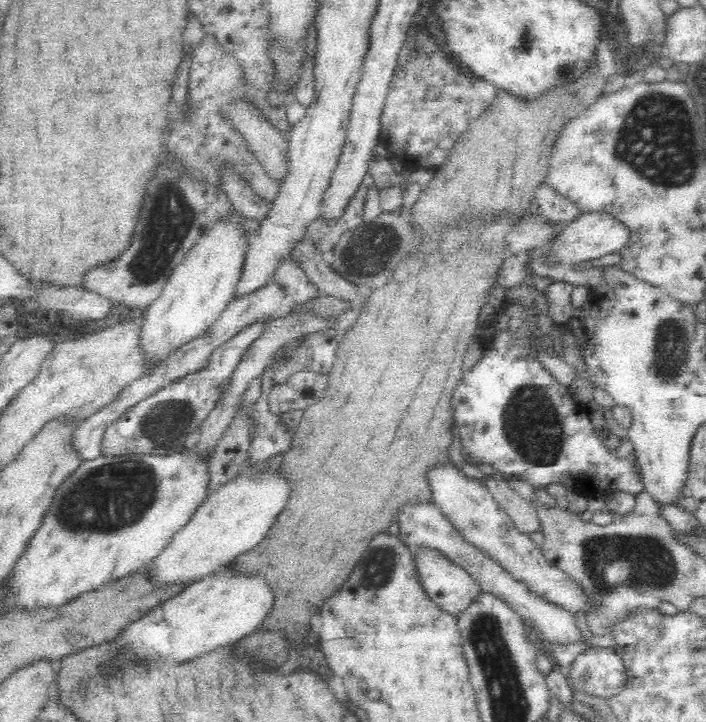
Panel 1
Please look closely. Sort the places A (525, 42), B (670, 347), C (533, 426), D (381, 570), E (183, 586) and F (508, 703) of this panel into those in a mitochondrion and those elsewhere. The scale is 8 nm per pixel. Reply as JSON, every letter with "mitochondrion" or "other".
{"A":"other","B":"mitochondrion","C":"mitochondrion","D":"mitochondrion","E":"other","F":"mitochondrion"}

